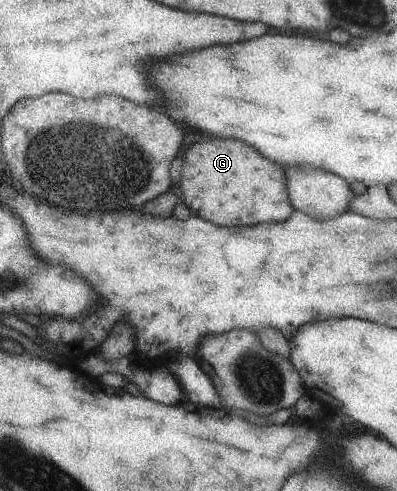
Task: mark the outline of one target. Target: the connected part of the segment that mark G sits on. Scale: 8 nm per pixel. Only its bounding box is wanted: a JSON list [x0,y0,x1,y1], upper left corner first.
[176,138,291,226]

